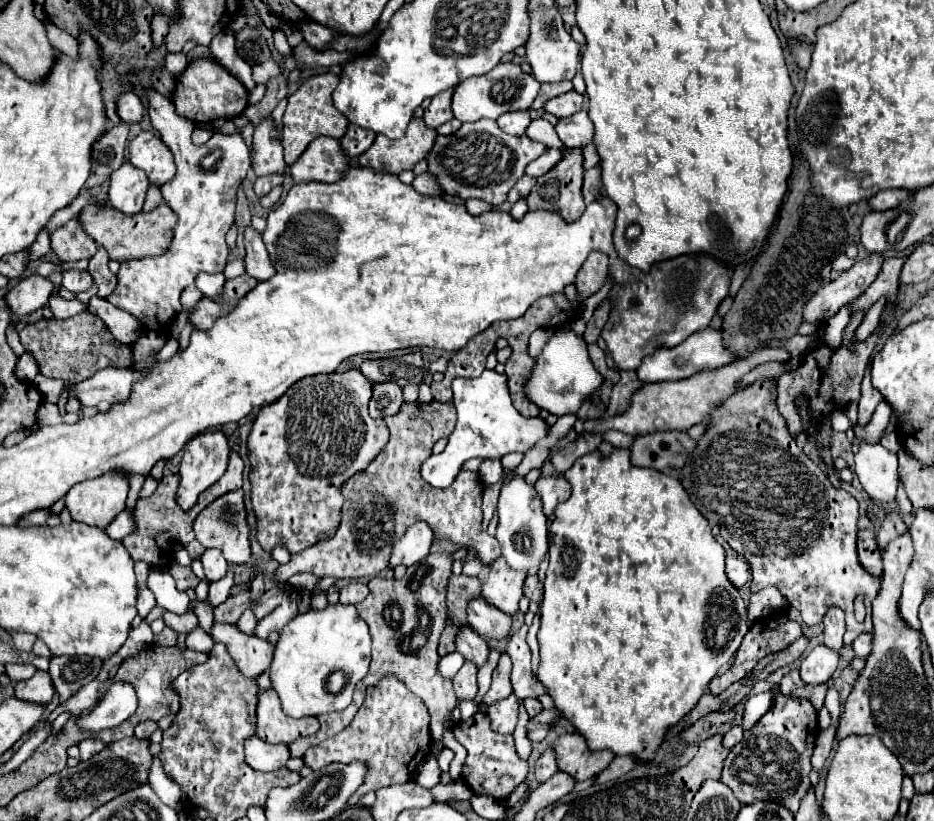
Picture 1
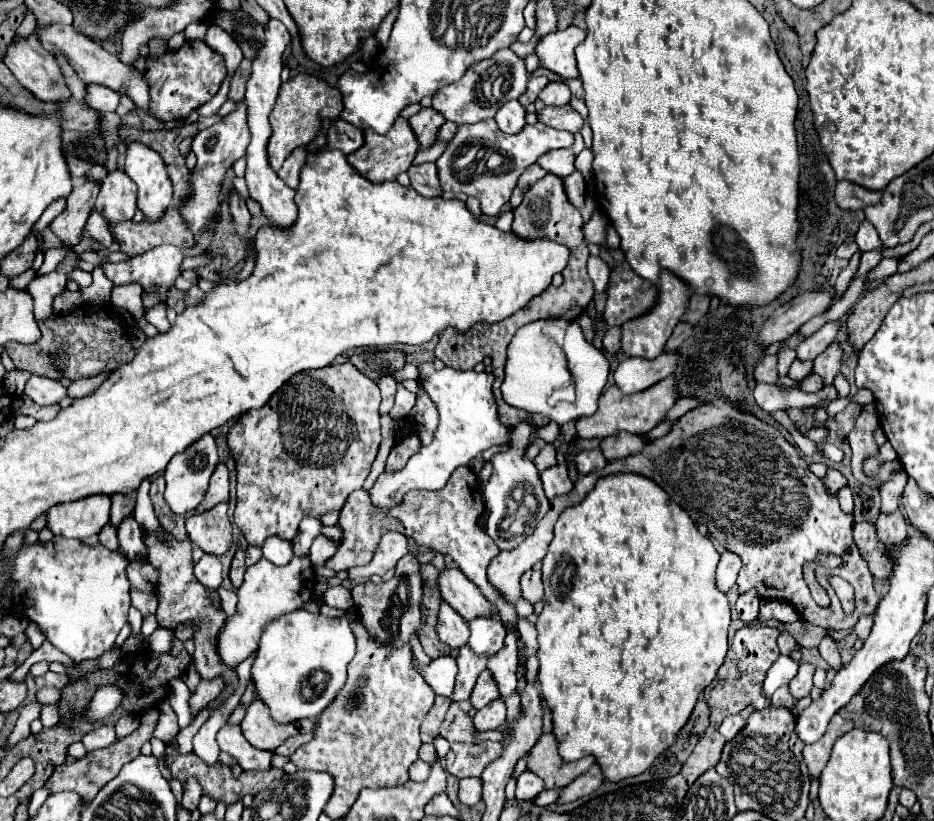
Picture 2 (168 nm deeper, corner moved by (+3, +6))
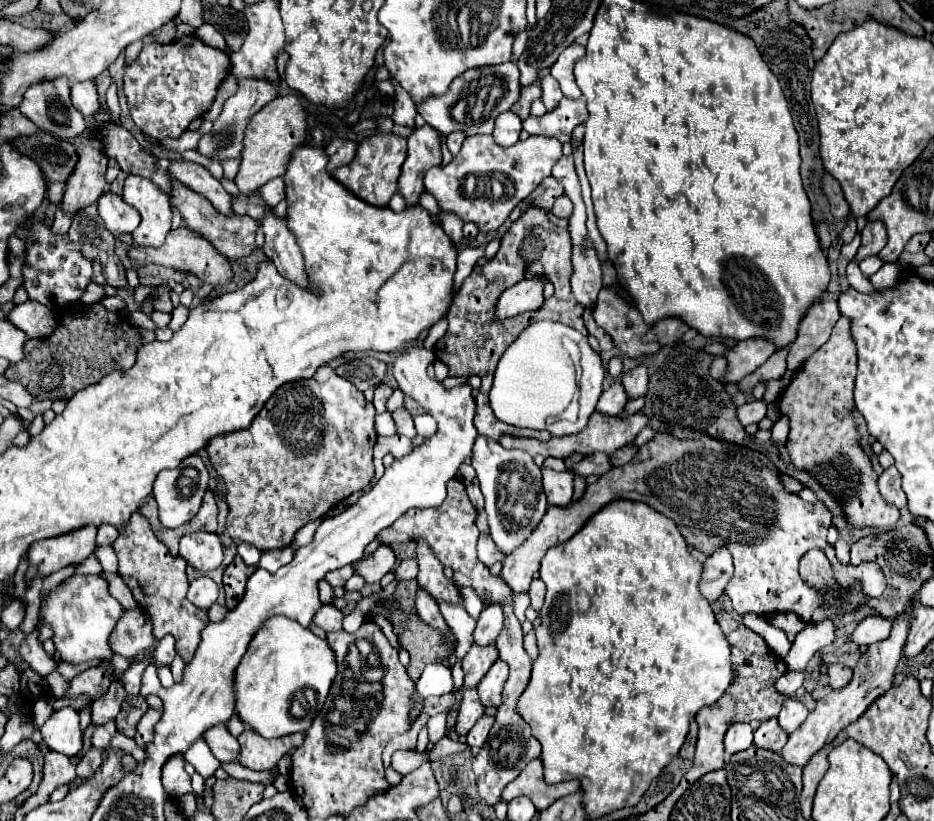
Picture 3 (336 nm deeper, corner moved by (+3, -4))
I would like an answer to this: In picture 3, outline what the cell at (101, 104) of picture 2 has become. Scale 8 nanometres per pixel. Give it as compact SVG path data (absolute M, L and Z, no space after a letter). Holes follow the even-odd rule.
M77 82L71 86L71 100L73 106L85 116L91 118L101 110L101 102L99 102L99 94L93 86L93 82Z

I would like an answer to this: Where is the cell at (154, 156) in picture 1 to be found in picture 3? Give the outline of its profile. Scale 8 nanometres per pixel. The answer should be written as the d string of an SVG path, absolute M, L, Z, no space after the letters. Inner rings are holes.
M129 174L123 188L123 200L141 214L141 224L133 232L133 242L139 246L161 246L173 220L169 196L149 178Z

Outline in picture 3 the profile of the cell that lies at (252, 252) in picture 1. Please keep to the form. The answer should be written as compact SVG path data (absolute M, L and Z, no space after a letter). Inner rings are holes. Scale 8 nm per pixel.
M177 162L169 166L175 178L179 178L185 186L191 186L191 190L203 194L219 214L225 216L235 216L233 214L233 198L225 192L221 182L211 176L211 172L195 162Z

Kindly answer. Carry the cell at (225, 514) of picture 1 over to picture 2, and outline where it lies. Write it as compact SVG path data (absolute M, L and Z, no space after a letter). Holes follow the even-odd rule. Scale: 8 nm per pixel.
M225 502L225 504L217 504L215 508L203 514L187 516L185 528L189 540L197 544L205 554L221 556L233 544L233 530L227 516L227 508L229 504Z

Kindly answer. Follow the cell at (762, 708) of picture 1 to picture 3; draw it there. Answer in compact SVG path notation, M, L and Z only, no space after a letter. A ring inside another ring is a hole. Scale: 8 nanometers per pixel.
M787 672L775 680L775 690L785 696L793 696L797 692L797 688L801 688L801 684L803 684L801 672Z

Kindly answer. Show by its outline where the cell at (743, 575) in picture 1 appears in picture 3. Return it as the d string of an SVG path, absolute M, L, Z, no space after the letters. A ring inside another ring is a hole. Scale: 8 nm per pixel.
M717 550L705 560L705 570L701 576L701 594L713 604L725 594L725 586L733 578L733 562L727 550Z

